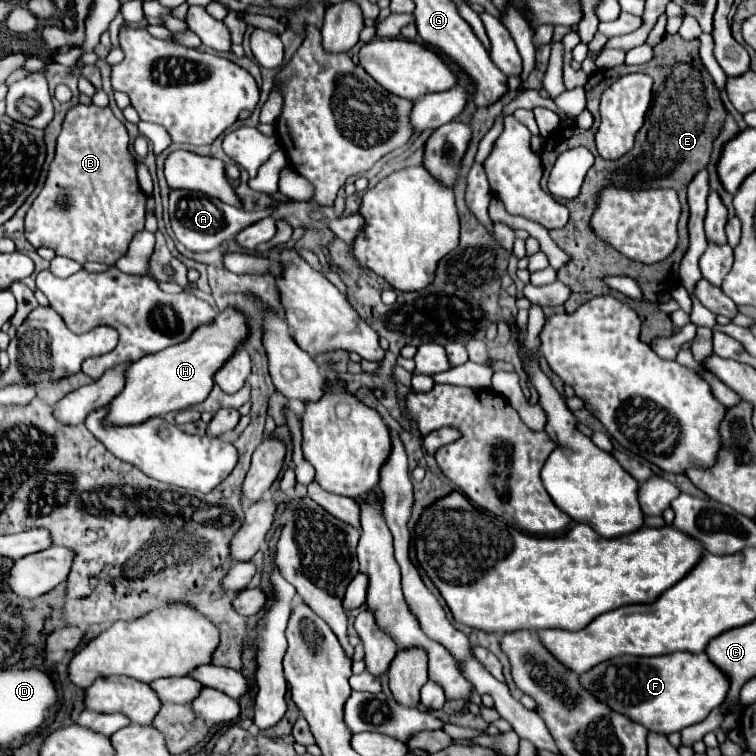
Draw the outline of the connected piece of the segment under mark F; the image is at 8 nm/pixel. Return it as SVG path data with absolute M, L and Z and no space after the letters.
M673 653L661 657L621 655L595 665L579 677L579 683L609 709L643 725L647 731L669 735L703 721L727 695L727 677L705 653Z

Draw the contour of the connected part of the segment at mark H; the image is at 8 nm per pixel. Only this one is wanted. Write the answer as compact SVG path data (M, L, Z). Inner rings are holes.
M233 309L219 313L213 325L203 325L189 337L189 341L163 349L161 353L143 357L131 363L125 371L125 387L123 391L107 405L107 415L103 425L109 427L129 427L145 423L153 417L163 417L171 411L187 409L189 405L197 405L205 401L213 387L215 371L233 355L233 351L247 337L245 317Z

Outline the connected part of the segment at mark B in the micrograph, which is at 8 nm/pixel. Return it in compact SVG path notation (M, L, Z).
M75 105L67 111L61 133L57 137L55 159L51 161L45 185L25 215L25 235L33 247L49 247L61 257L77 263L97 261L115 265L127 253L127 247L137 231L143 231L147 219L147 193L137 179L137 159L129 151L129 135L125 125L113 115L111 107Z

